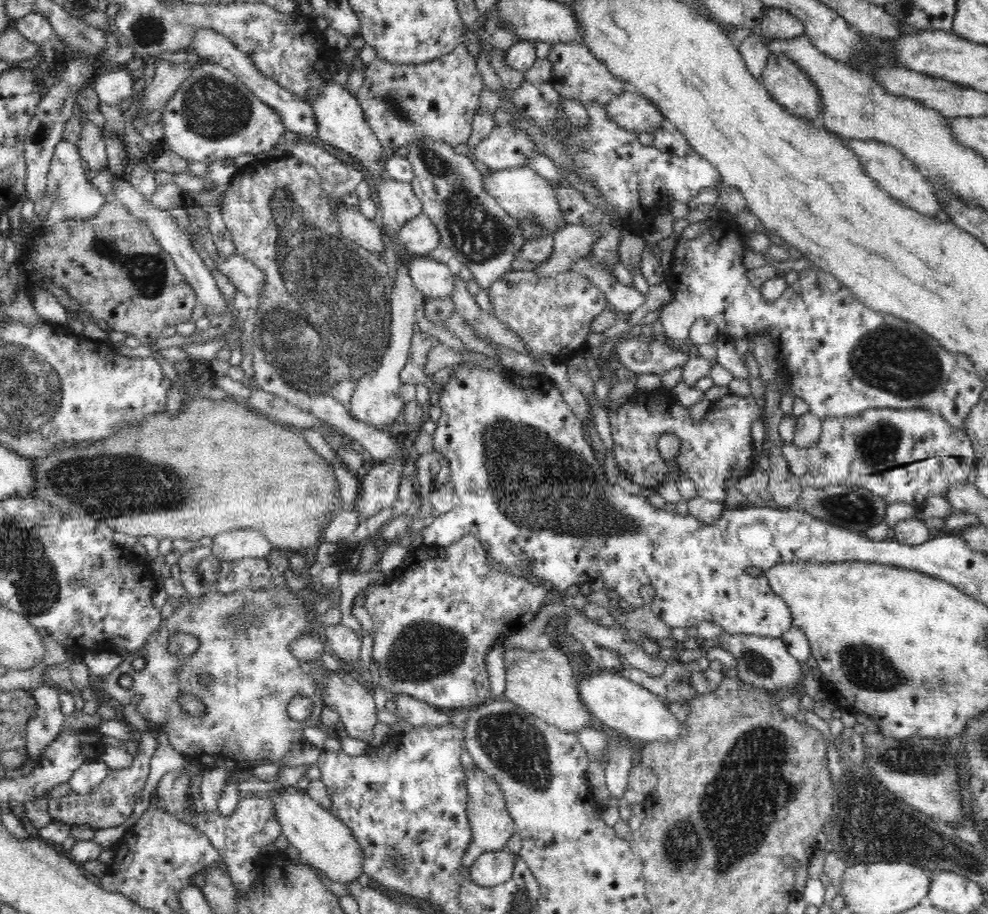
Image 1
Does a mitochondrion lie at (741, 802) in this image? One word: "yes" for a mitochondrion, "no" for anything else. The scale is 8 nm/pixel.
yes

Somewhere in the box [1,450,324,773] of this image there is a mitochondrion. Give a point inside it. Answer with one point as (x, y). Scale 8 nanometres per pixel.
(128, 484)

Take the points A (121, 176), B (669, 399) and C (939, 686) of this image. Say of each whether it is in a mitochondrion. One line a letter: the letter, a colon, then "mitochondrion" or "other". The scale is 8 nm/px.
A: other
B: other
C: mitochondrion

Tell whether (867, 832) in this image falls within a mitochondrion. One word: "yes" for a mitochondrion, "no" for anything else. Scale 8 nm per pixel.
yes

